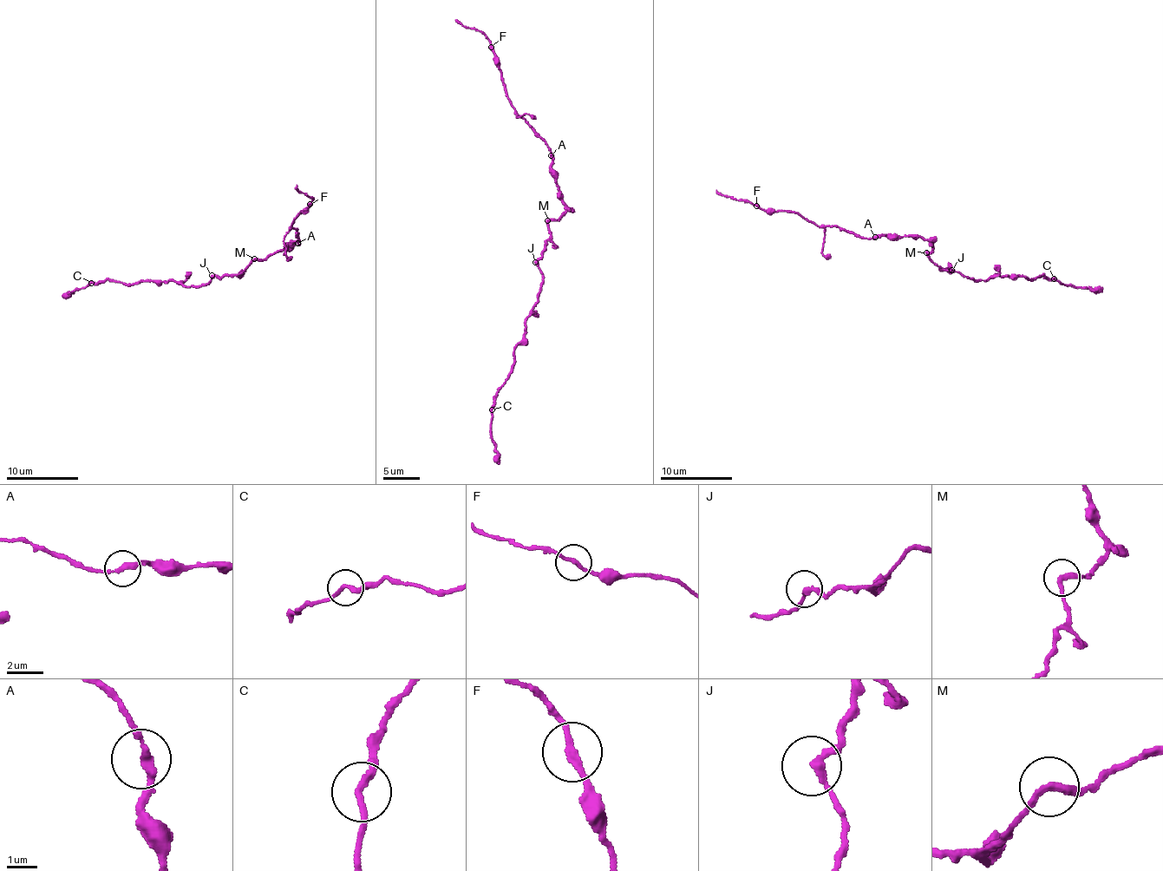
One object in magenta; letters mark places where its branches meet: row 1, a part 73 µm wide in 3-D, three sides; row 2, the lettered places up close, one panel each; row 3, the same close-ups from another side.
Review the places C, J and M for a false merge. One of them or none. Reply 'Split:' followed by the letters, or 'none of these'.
Split: none of these

